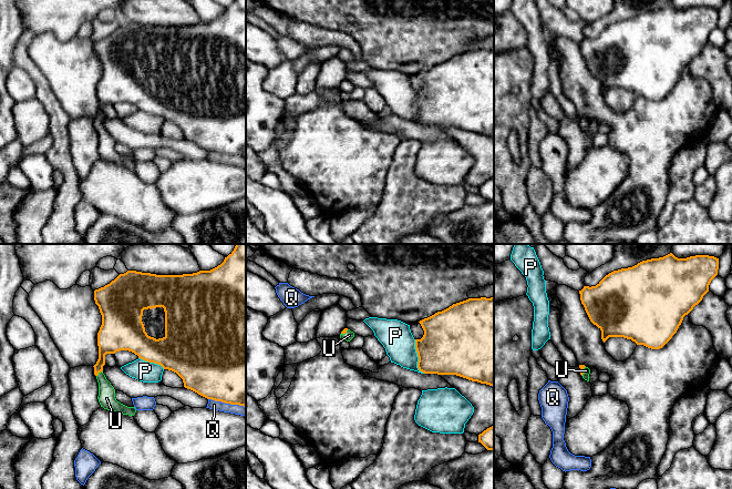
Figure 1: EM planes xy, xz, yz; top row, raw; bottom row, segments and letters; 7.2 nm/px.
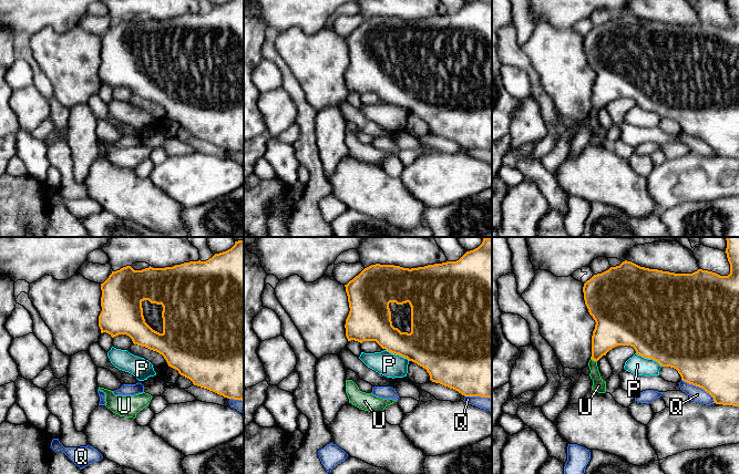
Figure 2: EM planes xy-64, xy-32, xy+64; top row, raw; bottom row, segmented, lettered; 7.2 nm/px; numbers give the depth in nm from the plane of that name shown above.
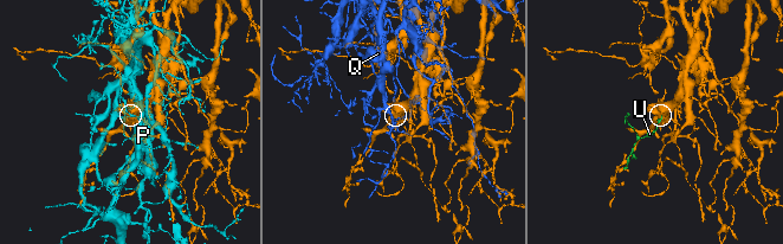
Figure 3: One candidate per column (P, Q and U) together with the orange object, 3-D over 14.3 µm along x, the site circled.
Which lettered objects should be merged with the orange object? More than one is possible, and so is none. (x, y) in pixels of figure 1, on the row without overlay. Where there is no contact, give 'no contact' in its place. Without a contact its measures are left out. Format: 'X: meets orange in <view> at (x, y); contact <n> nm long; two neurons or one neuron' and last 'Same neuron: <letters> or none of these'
P: meets orange in xz at (418, 108); contact 260 nm long; two neurons
Q: meets orange in xy at (227, 154); contact 280 nm long; two neurons
U: meets orange in xy at (98, 125); contact 60 nm long; one neuron
Same neuron: U

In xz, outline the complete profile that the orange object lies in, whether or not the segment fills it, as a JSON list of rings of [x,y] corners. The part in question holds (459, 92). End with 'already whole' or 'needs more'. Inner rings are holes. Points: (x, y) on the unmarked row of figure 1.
[[[494,49],[468,50],[466,52],[453,55],[449,60],[437,63],[434,67],[420,72],[419,74],[424,82],[423,89],[421,91],[415,91],[415,101],[419,109],[417,120],[420,123],[424,125],[456,126],[472,133],[494,137]]]; already whole

